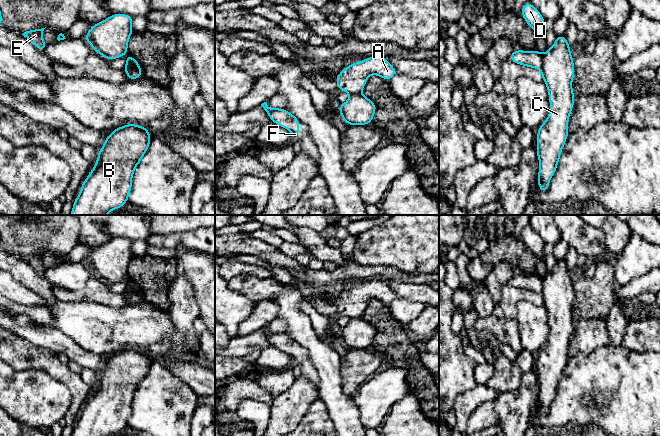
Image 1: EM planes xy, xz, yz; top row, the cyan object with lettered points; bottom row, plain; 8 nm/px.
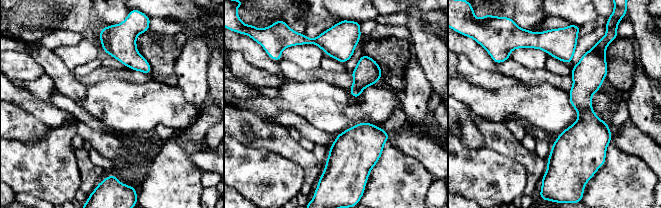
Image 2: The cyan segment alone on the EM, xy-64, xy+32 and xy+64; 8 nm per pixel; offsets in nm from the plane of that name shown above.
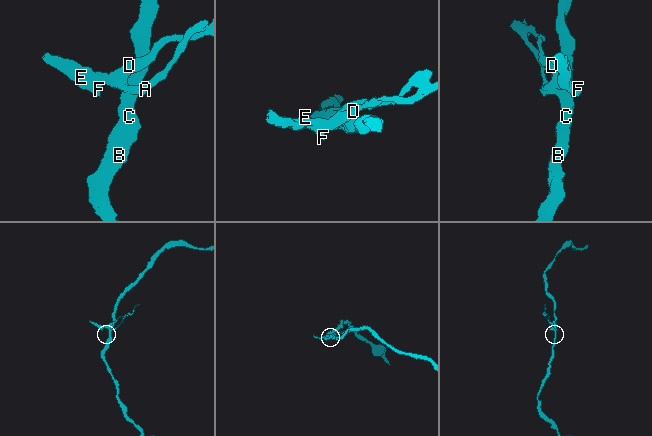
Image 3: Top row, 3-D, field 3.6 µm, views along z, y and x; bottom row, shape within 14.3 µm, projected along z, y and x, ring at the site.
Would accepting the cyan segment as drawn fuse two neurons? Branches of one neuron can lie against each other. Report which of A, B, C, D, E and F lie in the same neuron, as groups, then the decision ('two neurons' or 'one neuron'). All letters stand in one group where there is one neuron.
A D E F / B C; two neurons

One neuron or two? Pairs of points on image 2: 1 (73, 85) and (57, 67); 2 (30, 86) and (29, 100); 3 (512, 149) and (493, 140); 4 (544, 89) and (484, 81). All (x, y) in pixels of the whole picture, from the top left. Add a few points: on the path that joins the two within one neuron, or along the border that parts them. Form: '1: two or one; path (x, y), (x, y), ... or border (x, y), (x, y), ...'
1: one; path (69, 81), (59, 71)
2: two; border (22, 88), (50, 103)
3: one; path (507, 144), (498, 140)
4: two; border (522, 82), (516, 85), (490, 89)

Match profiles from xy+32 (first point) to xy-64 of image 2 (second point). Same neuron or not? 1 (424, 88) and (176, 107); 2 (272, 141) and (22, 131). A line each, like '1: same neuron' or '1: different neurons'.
1: different neurons
2: same neuron

